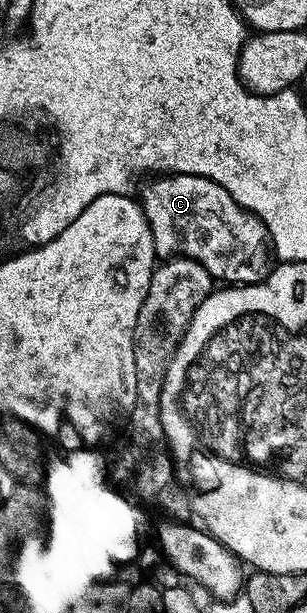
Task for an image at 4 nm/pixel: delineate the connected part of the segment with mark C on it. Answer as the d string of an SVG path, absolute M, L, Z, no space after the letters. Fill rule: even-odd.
M167 174L155 176L143 186L137 197L141 213L151 229L155 253L159 256L182 256L200 262L212 279L223 284L250 284L261 282L269 273L269 239L267 230L255 214L248 213L225 192L225 188L213 180L192 174Z

